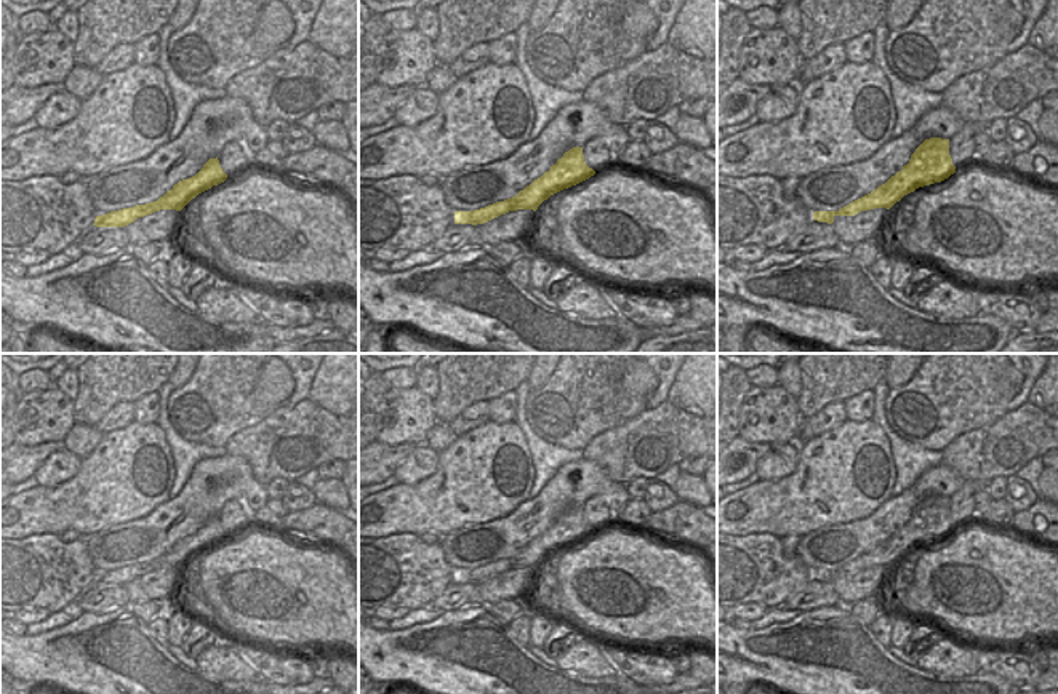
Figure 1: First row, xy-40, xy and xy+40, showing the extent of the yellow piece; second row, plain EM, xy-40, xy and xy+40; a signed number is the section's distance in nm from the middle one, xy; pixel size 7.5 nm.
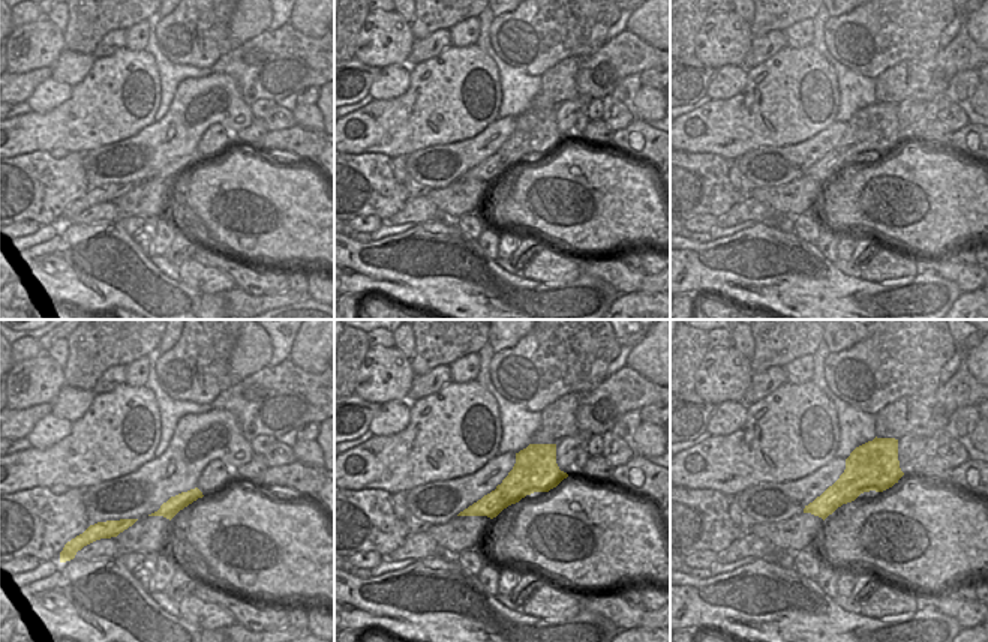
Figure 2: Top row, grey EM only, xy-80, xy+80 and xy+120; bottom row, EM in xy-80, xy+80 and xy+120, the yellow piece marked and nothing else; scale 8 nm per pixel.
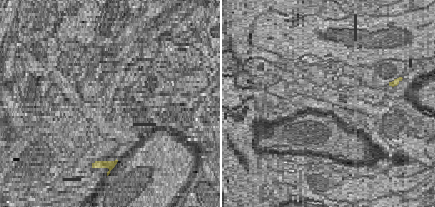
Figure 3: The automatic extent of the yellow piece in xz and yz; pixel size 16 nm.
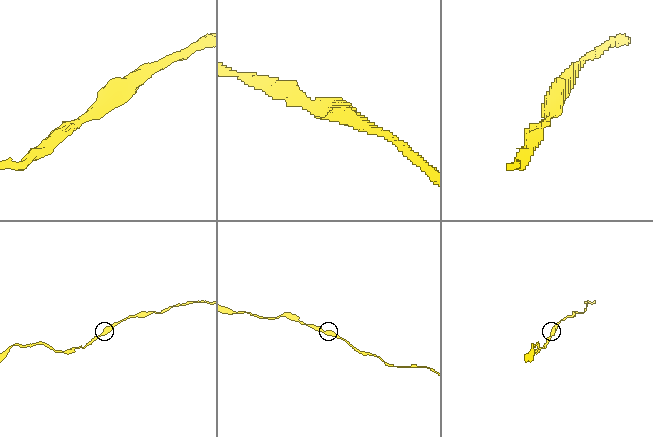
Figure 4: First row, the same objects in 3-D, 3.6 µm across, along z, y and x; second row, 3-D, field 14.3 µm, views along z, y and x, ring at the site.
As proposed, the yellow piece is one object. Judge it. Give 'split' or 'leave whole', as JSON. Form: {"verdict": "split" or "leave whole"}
{"verdict": "leave whole"}

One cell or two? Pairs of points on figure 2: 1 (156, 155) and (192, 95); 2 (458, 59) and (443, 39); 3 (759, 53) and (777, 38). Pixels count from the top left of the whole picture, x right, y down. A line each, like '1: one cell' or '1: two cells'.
1: one cell
2: two cells
3: one cell

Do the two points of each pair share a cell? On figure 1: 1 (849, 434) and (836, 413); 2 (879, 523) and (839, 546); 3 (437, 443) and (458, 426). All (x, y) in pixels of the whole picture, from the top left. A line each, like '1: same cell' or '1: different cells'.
1: different cells
2: same cell
3: different cells

